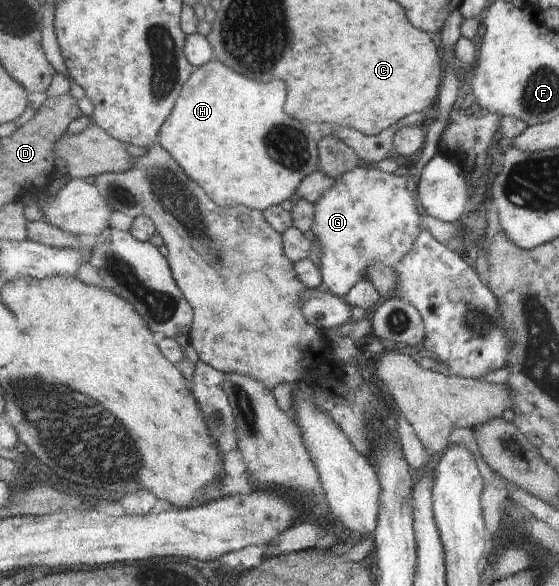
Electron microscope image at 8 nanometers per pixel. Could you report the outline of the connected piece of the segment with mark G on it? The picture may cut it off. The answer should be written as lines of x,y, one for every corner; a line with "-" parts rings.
362,164
354,171
348,172
324,193
322,199
314,205
314,225
308,231
309,239
315,238
322,251
321,261
317,261
324,278
324,289
335,296
345,298
345,295
357,285
357,281
367,279
367,273
373,264
381,263
395,268
406,257
418,241
419,211
417,203
407,187
408,176
383,173
373,164

